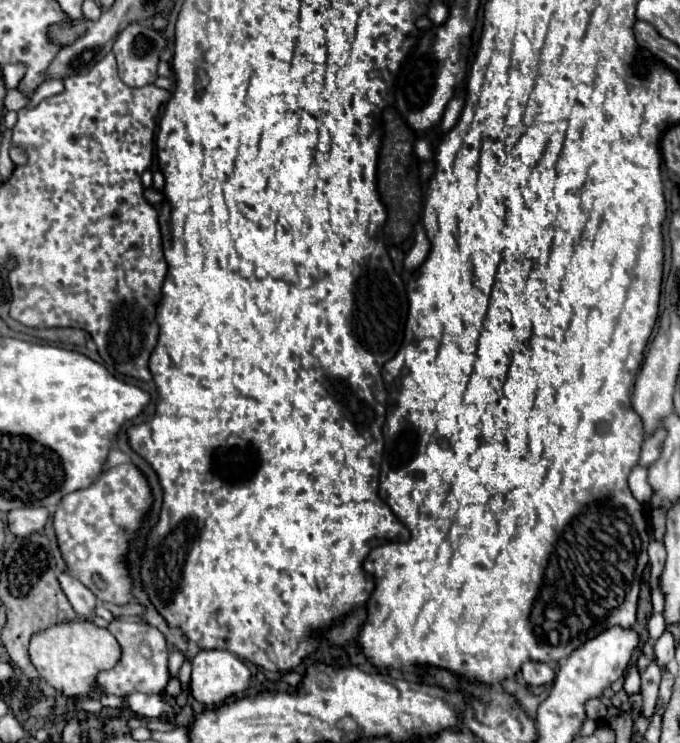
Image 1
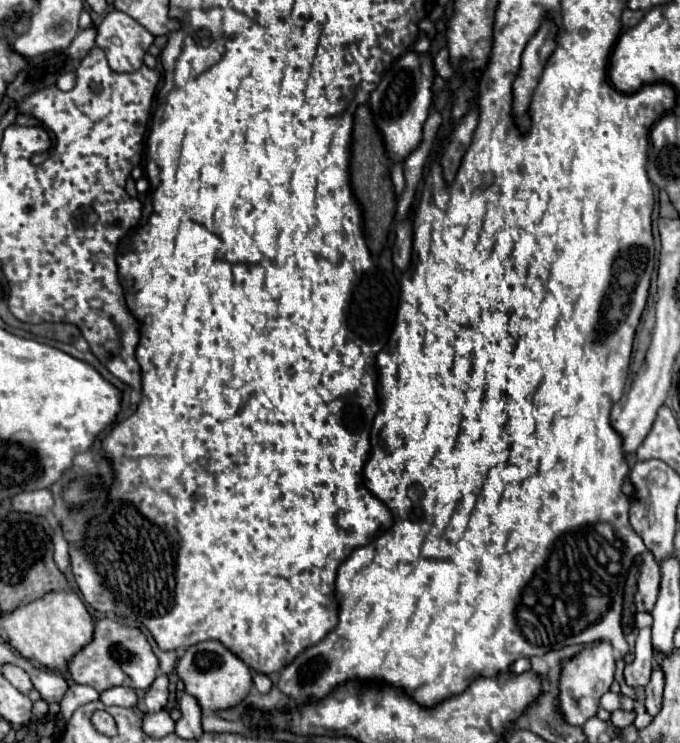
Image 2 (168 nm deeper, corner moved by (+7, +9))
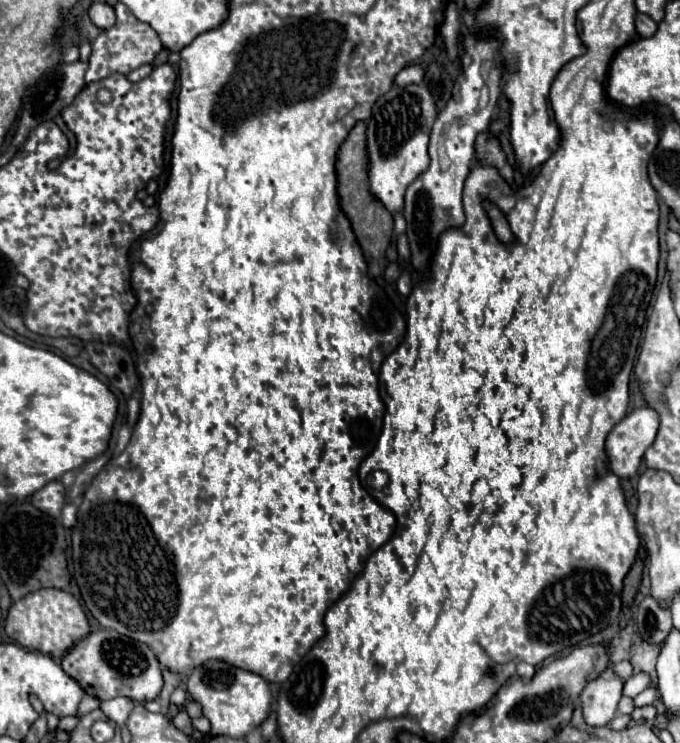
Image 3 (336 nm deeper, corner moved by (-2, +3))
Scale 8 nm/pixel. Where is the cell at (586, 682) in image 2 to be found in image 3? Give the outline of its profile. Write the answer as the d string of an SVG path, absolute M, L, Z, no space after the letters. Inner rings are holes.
M602 675L590 679L580 695L584 721L592 727L608 725L616 715L618 701L622 697L622 679L604 679Z

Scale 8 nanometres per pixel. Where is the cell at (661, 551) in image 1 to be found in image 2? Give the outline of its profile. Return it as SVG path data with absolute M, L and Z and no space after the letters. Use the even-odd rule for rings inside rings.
M647 551L643 557L643 567L641 567L639 583L637 583L637 593L635 593L637 611L647 611L647 613L653 611L657 595L659 595L659 581L661 581L659 565L653 559L653 555Z

